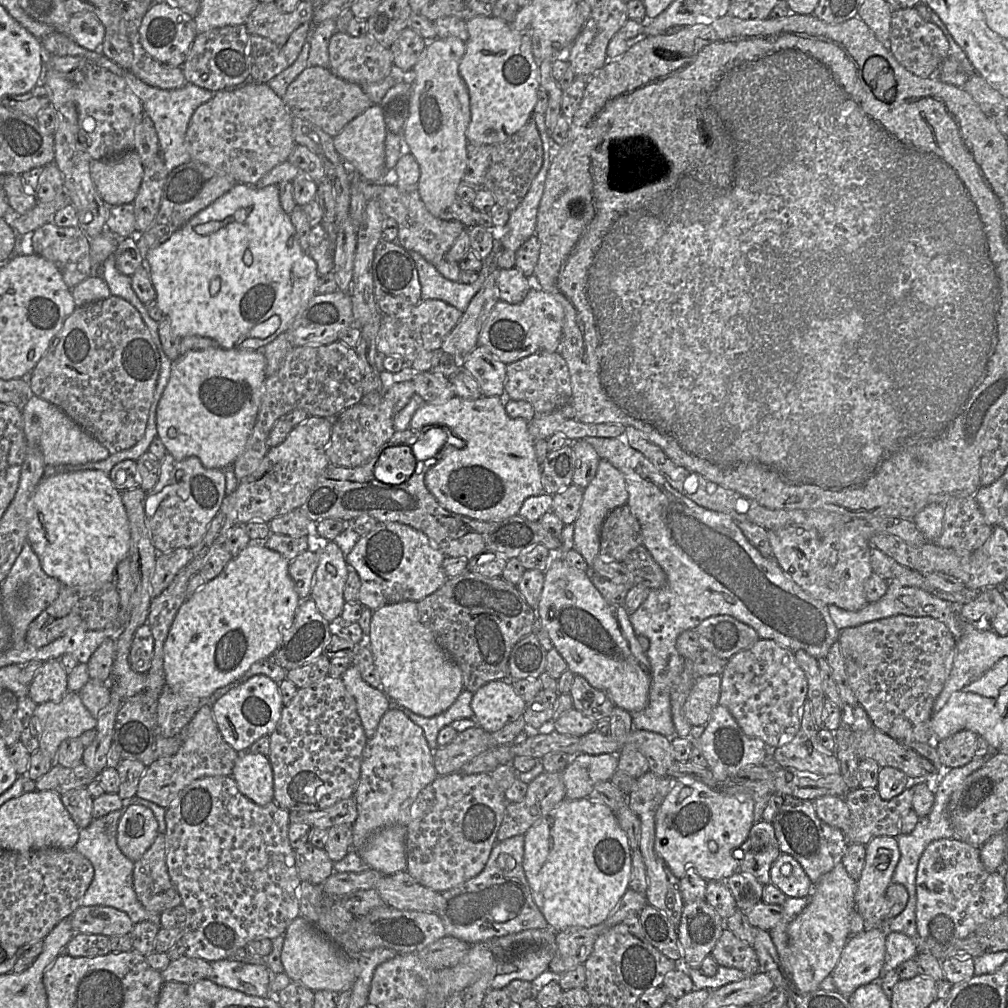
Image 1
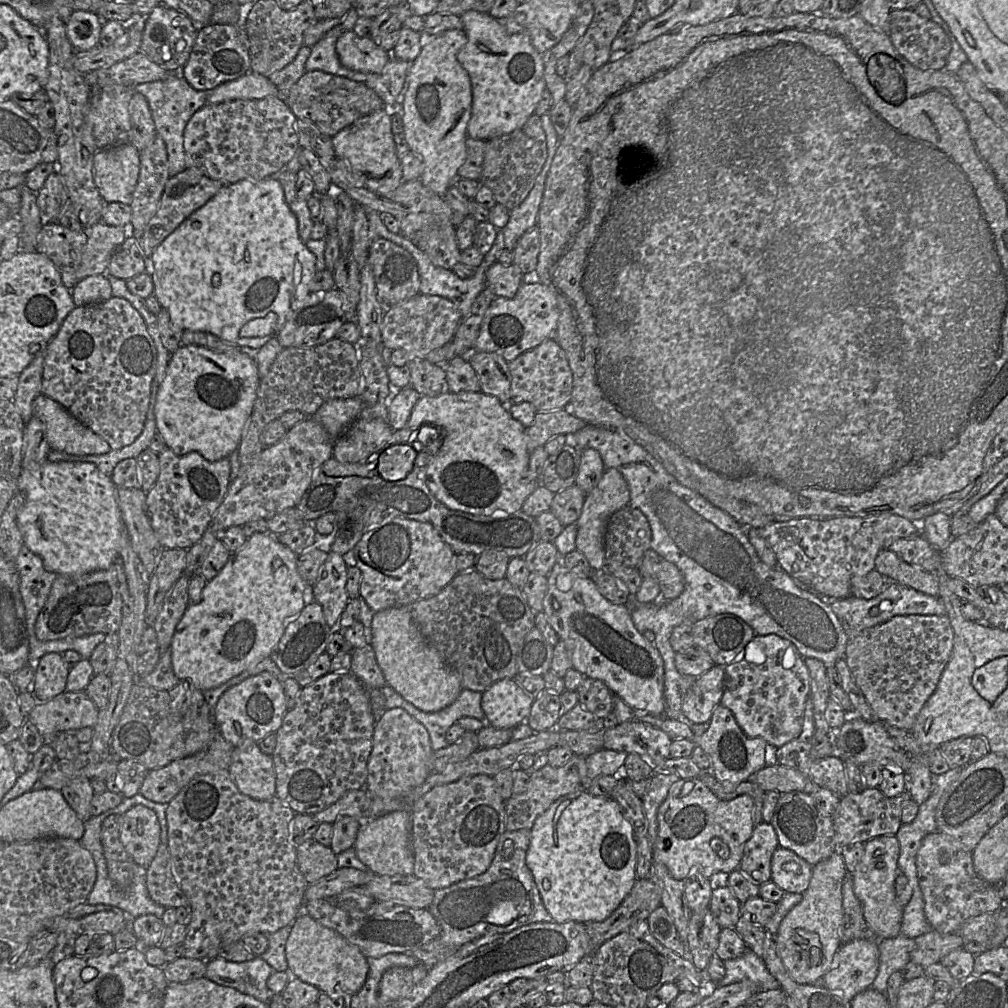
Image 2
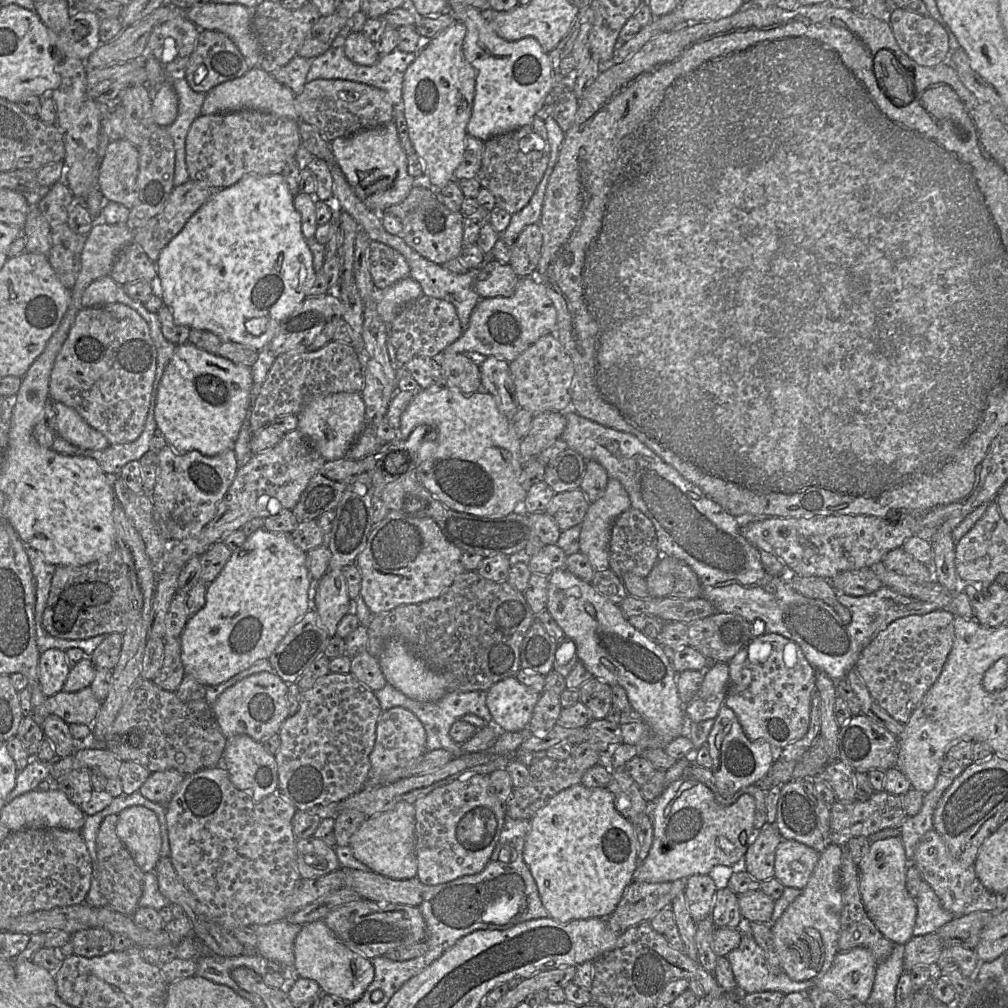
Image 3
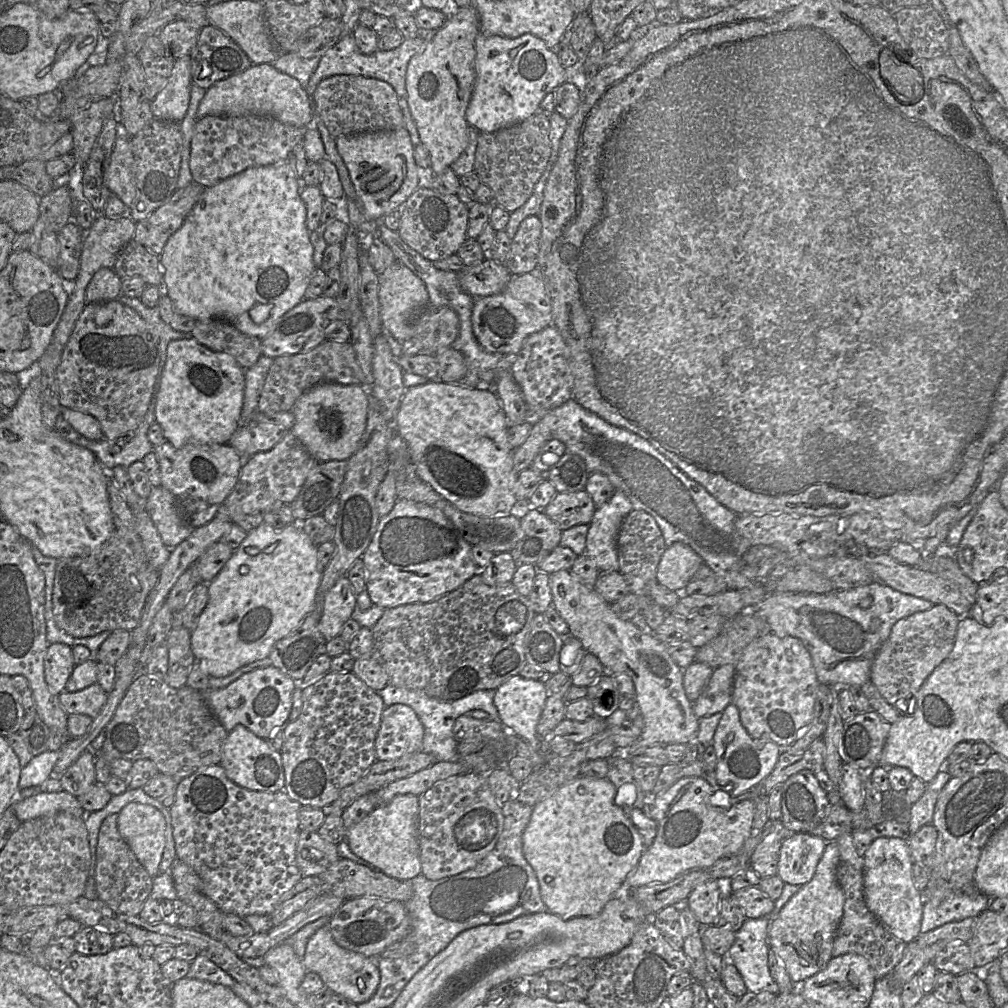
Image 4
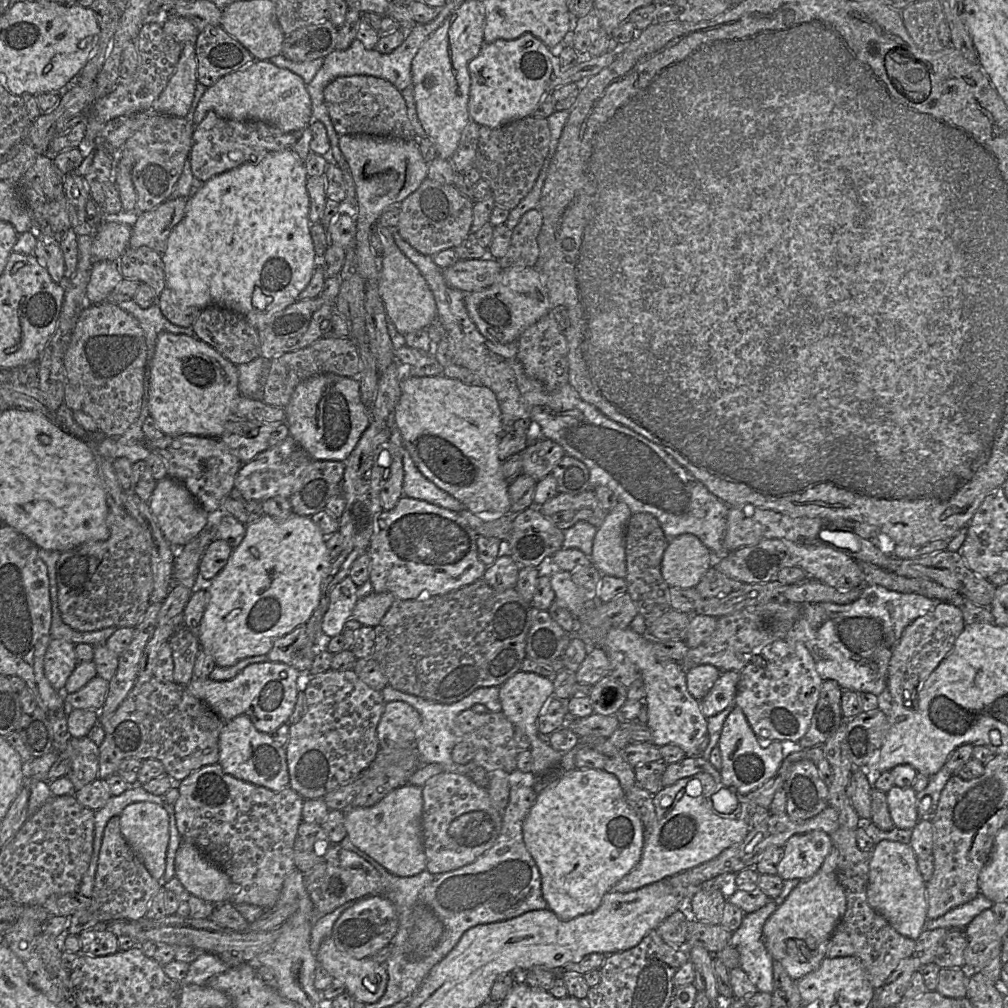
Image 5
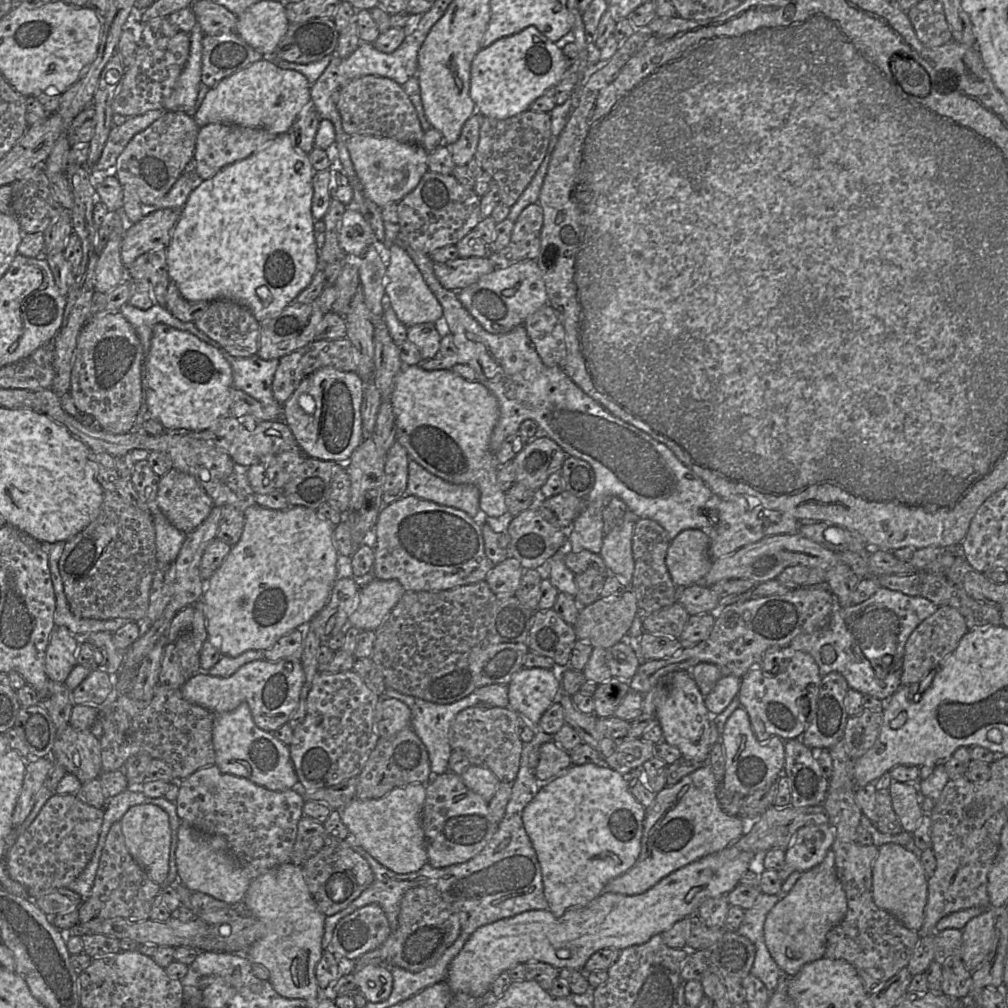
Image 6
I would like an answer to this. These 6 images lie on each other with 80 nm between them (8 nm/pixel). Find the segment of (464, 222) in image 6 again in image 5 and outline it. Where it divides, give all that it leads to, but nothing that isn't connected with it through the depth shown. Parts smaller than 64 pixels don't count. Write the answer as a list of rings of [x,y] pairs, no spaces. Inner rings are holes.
[[[426,178],[419,188],[400,203],[400,219],[397,232],[414,249],[423,255],[433,257],[438,252],[456,248],[471,233],[474,202],[461,194],[454,185],[443,185]]]

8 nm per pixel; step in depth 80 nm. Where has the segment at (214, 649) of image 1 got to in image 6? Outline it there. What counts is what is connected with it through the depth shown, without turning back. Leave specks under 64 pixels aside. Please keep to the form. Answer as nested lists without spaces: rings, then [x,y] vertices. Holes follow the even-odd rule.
[[[254,504],[243,513],[242,536],[221,566],[209,580],[205,580],[206,590],[201,599],[208,638],[222,655],[230,657],[248,650],[265,651],[282,636],[310,622],[328,603],[338,579],[336,563],[339,554],[333,545],[336,526],[320,518],[316,510],[303,506],[273,510]]]

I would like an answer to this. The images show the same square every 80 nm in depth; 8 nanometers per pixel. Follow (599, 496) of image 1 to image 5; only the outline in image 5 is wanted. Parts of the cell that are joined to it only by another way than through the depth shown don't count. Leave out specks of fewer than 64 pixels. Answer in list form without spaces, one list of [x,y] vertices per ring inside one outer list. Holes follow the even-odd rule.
[[[618,501],[597,529],[590,559],[603,575],[626,576],[625,531],[631,515],[628,505]]]

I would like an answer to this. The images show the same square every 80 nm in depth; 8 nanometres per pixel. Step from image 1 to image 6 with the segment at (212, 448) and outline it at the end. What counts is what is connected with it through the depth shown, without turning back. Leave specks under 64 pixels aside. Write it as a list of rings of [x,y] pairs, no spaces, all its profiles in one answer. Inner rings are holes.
[[[164,323],[154,326],[149,354],[144,357],[144,378],[147,384],[148,411],[165,430],[202,431],[230,414],[234,384],[229,362],[218,348],[200,340],[188,331]]]

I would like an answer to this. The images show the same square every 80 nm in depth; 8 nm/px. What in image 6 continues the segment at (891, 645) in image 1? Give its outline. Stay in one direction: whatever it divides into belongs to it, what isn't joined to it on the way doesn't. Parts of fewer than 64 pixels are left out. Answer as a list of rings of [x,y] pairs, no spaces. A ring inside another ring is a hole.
[[[941,606],[911,633],[905,644],[901,674],[901,687],[909,688],[909,700],[913,702],[919,700],[922,680],[931,670],[937,669],[941,661],[955,650],[968,630],[963,616],[955,608]]]

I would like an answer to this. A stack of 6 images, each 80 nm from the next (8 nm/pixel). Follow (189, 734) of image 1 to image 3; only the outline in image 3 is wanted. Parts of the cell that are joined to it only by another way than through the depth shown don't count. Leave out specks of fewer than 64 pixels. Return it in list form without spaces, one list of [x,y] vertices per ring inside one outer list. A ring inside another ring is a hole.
[[[174,769],[154,772],[151,773],[139,791],[152,802],[169,803],[184,778],[185,775]]]

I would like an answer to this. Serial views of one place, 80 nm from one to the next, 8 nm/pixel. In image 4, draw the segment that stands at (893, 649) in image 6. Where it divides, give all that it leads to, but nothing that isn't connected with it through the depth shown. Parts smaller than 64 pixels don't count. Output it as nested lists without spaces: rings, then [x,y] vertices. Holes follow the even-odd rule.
[[[874,581],[848,590],[827,594],[776,592],[744,612],[753,612],[768,623],[768,632],[778,637],[795,637],[809,652],[818,681],[831,687],[858,686],[870,682],[876,654],[890,636],[893,625],[914,613],[930,610],[933,603],[899,592]],[[871,596],[872,605],[863,609],[860,601]]]

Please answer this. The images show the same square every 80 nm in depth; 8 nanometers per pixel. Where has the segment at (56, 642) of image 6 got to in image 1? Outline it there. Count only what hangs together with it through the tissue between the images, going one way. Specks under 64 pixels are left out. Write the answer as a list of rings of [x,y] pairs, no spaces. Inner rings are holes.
[[[59,659],[43,662],[28,688],[28,696],[38,705],[60,701],[68,693],[67,677]]]

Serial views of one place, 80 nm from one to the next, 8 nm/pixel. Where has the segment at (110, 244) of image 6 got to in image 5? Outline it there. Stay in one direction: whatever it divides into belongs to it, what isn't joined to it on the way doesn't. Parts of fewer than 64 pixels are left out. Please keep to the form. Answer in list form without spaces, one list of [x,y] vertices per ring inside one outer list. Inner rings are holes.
[[[104,260],[94,263],[86,292],[88,304],[106,302],[110,293],[122,279],[124,278],[117,261]]]

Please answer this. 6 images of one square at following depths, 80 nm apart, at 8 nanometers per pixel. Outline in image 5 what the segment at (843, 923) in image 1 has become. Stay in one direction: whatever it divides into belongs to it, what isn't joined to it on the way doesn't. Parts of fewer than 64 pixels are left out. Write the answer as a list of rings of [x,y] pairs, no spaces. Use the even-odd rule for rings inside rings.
[[[833,846],[819,870],[811,878],[801,880],[764,924],[764,945],[796,982],[820,966],[830,938],[845,914],[846,897],[837,879],[837,862],[838,850]]]

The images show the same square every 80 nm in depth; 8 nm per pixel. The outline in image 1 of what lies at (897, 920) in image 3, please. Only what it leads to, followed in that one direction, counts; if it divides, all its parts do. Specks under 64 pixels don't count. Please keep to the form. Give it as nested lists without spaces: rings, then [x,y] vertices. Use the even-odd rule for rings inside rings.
[[[879,836],[866,845],[866,861],[860,879],[856,882],[856,911],[864,919],[865,929],[882,929],[887,932],[886,924],[879,918],[886,890],[892,883],[892,877],[900,860],[900,850],[896,837]]]

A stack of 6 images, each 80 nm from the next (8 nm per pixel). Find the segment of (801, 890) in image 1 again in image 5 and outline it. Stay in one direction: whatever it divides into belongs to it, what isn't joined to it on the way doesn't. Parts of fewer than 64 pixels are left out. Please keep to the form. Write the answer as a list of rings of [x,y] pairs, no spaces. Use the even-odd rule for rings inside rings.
[[[822,830],[791,836],[783,847],[778,875],[783,880],[811,878],[833,847],[829,834]]]

